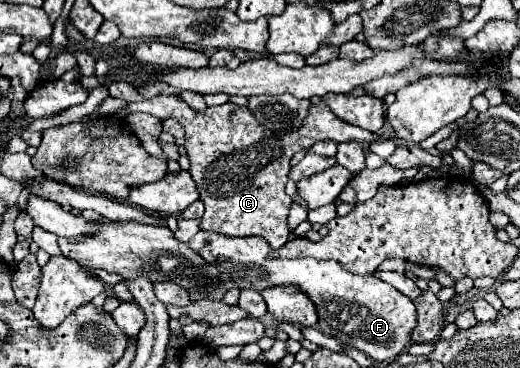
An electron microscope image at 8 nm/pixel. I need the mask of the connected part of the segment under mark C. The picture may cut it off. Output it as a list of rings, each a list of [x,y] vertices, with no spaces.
[[[154,96],[150,100],[130,102],[126,104],[126,110],[148,112],[160,120],[172,116],[184,126],[186,152],[192,162],[190,174],[198,184],[200,198],[206,206],[204,216],[200,218],[202,230],[226,236],[262,236],[272,250],[282,248],[290,236],[286,218],[292,200],[284,190],[290,172],[290,158],[300,150],[308,150],[318,140],[356,140],[364,144],[378,140],[376,134],[338,120],[338,116],[334,116],[334,112],[330,112],[322,102],[310,108],[300,130],[284,136],[268,132],[246,106],[236,104],[222,104],[196,112],[176,96]]]

